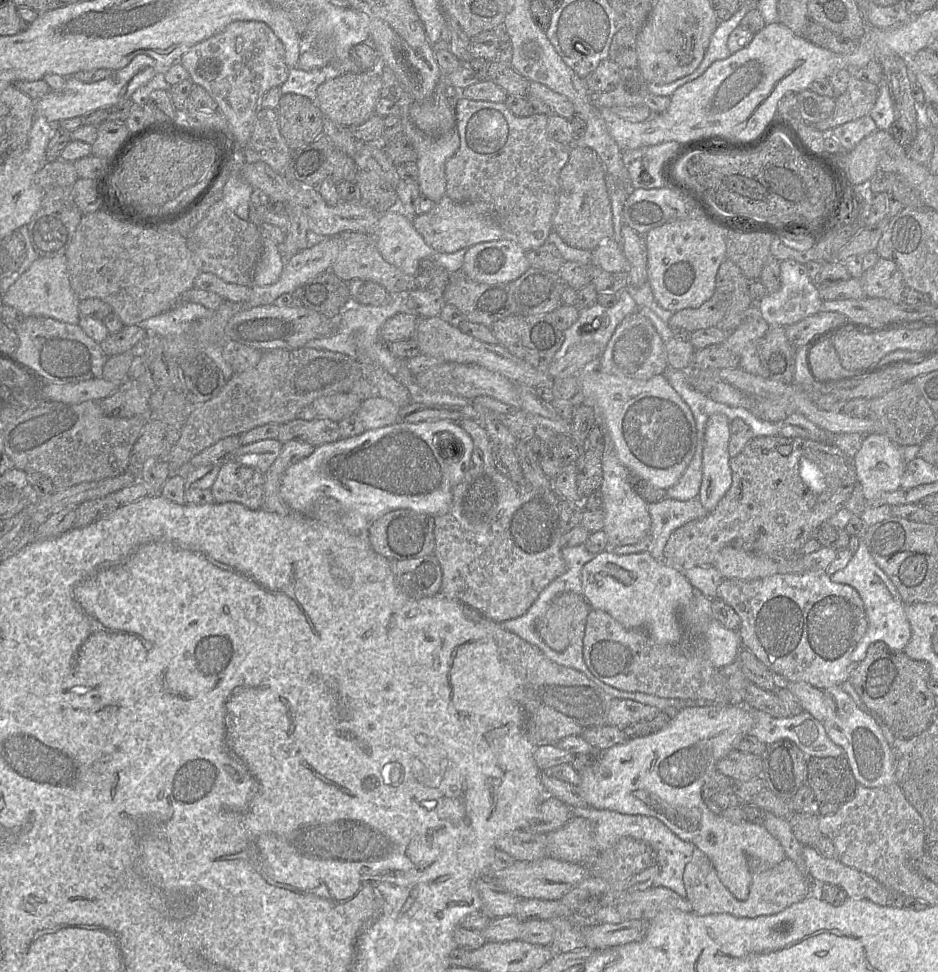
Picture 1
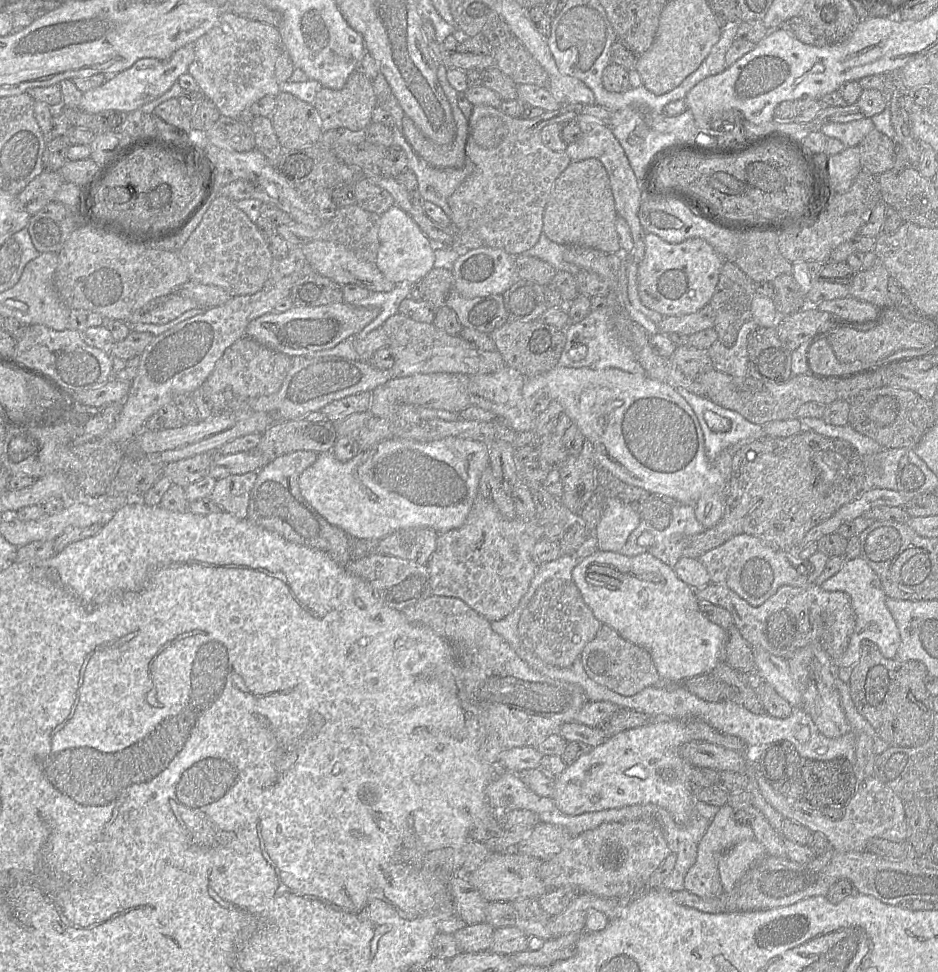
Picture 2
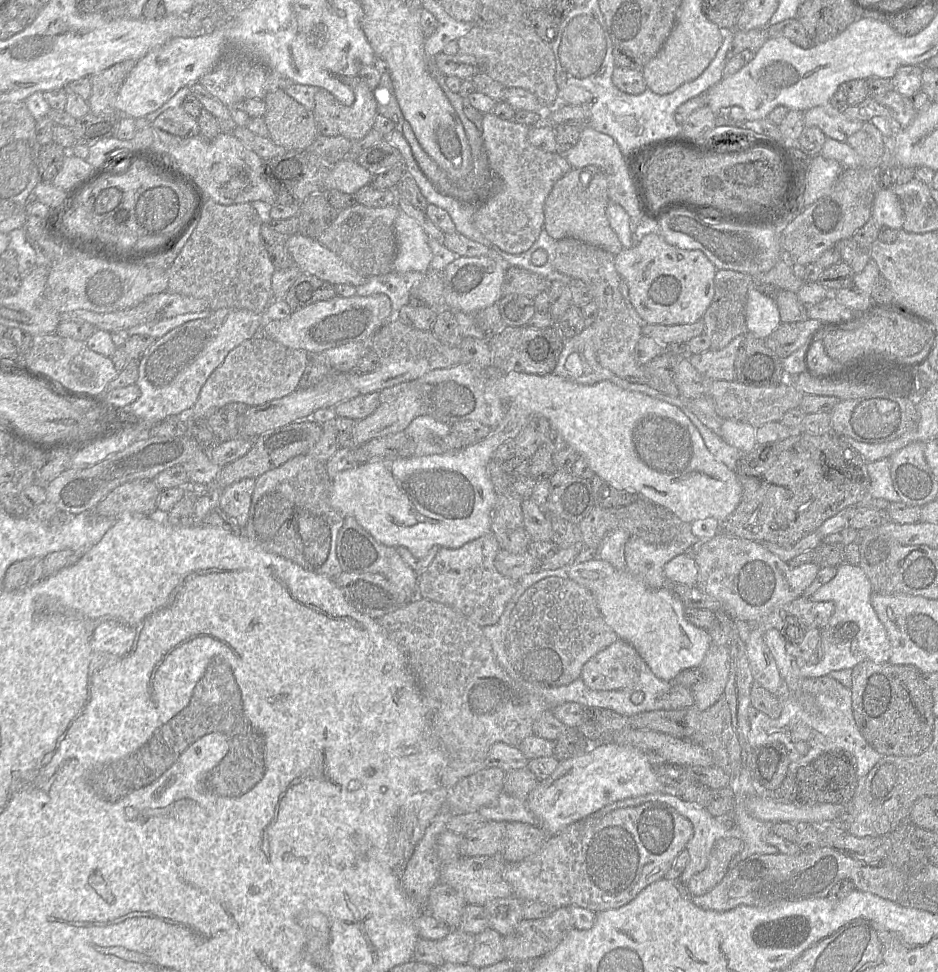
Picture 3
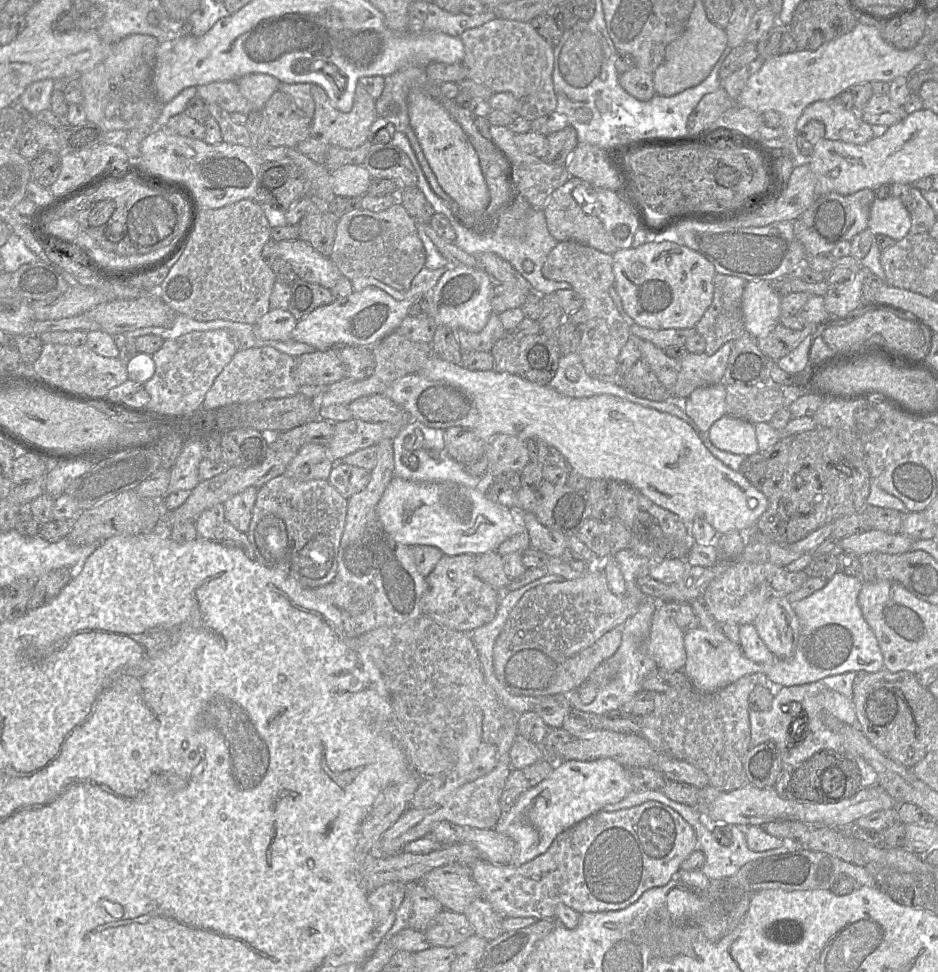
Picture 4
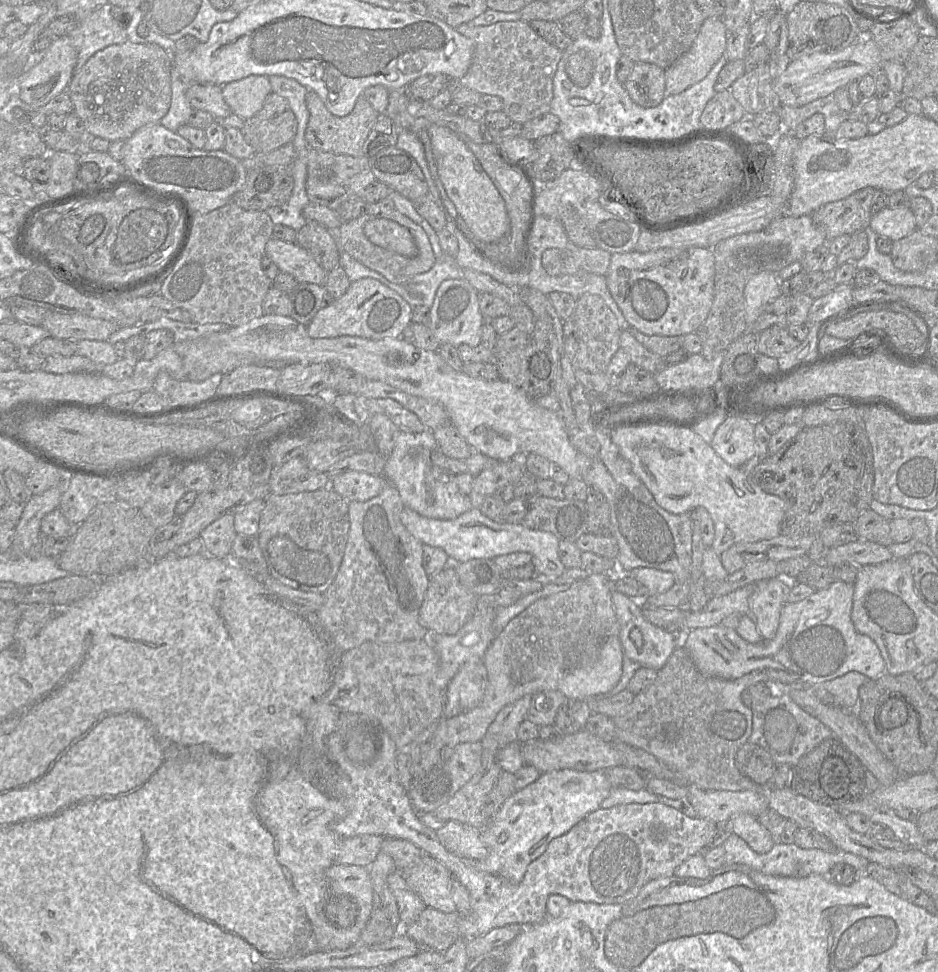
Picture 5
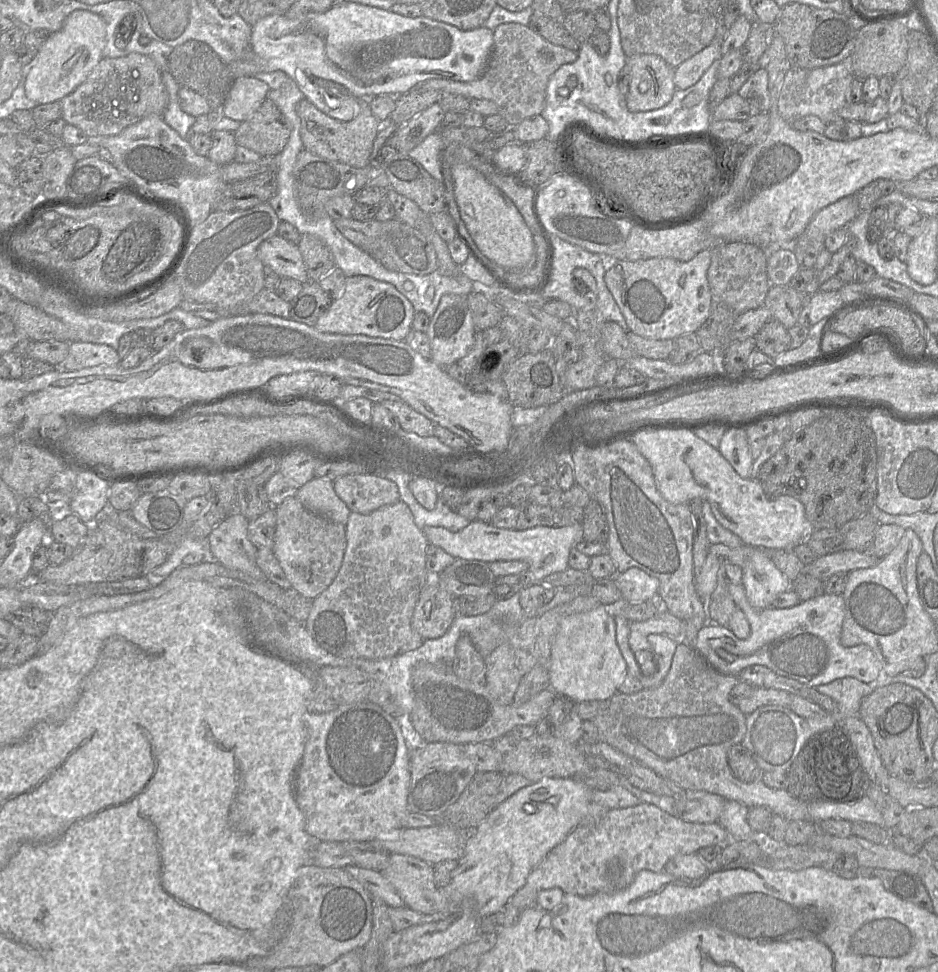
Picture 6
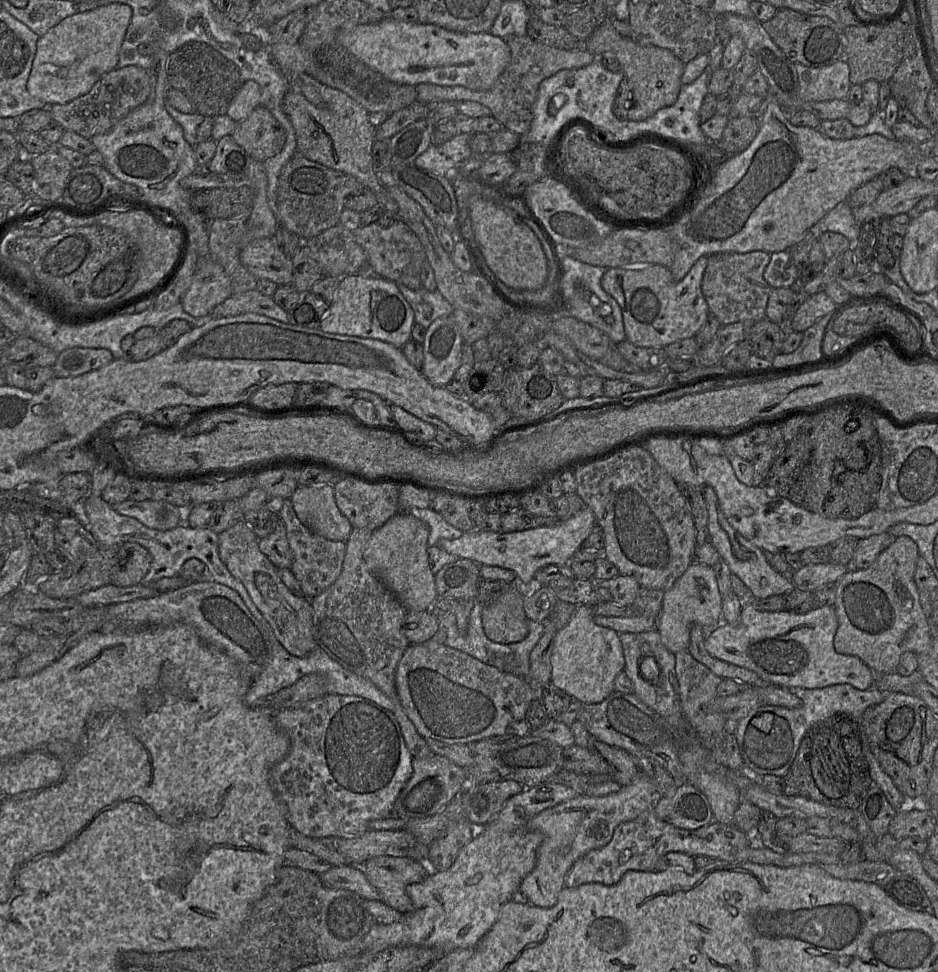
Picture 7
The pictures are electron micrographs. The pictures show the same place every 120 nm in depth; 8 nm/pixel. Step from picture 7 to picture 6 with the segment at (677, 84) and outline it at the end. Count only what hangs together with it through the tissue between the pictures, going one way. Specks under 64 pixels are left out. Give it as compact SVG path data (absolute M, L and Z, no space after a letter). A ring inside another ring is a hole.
M638 54L627 59L630 83L626 106L631 112L660 109L672 99L675 68L656 54Z

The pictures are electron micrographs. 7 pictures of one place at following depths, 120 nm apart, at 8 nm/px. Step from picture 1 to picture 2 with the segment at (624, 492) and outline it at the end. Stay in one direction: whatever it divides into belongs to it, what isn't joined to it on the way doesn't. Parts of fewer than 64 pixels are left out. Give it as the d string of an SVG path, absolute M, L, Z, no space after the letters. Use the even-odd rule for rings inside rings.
M614 497L605 498L601 518L594 531L598 549L621 553L640 522L640 515L634 505Z

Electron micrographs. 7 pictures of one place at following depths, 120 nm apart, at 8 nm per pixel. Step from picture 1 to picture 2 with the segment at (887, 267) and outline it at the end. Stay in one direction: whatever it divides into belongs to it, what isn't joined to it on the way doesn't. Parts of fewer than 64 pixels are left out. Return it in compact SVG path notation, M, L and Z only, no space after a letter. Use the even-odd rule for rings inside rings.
M876 257L869 269L856 272L850 283L850 296L879 307L889 302L889 279L889 272L881 260Z

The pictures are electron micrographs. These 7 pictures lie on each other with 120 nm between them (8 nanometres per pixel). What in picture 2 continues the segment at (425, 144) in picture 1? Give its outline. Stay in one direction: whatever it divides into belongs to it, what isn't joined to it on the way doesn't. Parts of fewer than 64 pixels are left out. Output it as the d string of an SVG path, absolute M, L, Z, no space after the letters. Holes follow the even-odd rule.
M395 124L391 129L393 131L393 144L401 147L406 153L408 169L416 175L422 198L441 207L451 219L452 214L448 198L472 173L473 164L470 159L466 156L466 162L462 168L436 168L413 150L403 136L403 132Z

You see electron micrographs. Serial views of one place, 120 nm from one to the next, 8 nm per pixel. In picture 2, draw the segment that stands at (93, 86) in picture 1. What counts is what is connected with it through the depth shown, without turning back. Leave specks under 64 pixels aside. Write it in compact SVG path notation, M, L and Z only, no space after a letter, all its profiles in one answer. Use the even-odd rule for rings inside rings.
M193 43L179 48L166 60L141 58L128 69L109 76L101 86L84 92L78 110L95 115L107 110L130 113L140 109L167 92L182 74L188 72L193 59Z

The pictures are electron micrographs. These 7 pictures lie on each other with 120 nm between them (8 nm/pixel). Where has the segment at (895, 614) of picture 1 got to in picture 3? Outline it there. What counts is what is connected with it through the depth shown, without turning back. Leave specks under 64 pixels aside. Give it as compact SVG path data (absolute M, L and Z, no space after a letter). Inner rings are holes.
M844 562L837 567L835 577L810 597L815 602L834 602L835 611L828 624L820 630L822 658L816 664L806 665L800 670L803 679L826 676L836 670L852 669L864 660L875 663L889 661L890 640L871 604L872 594L871 582L860 565Z

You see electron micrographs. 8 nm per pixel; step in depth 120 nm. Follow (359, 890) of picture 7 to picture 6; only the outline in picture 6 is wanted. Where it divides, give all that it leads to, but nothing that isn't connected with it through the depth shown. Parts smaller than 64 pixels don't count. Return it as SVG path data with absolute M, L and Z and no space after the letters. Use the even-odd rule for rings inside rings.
M347 865L344 869L368 891L371 897L384 901L389 907L404 907L404 902L394 886L379 870Z

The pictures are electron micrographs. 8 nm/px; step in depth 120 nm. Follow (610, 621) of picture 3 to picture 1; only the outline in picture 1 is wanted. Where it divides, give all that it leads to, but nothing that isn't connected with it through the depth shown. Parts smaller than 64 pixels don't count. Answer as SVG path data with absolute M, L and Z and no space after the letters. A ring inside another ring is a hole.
M604 550L592 557L581 570L583 596L592 609L603 610L628 629L643 629L656 642L677 646L684 639L684 629L679 621L679 611L688 605L694 594L694 587L682 570L666 561L658 561L648 552L616 554ZM712 619L703 636L706 658L716 668L733 663L742 648L738 631L725 628L718 620Z

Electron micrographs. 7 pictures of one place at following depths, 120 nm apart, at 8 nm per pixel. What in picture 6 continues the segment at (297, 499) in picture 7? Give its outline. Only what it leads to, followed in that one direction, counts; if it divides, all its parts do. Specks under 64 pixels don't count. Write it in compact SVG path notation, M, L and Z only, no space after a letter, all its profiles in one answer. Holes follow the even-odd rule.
M316 478L306 482L294 495L309 511L346 525L351 513L335 492L333 481Z

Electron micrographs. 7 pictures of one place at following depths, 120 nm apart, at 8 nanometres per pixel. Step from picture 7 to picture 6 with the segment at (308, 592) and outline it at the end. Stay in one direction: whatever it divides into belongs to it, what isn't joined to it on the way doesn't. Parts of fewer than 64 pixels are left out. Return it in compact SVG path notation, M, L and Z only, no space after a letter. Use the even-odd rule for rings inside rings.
M296 497L286 498L275 507L277 524L273 552L287 579L299 594L313 600L322 593L336 577L346 550L346 525L307 510Z

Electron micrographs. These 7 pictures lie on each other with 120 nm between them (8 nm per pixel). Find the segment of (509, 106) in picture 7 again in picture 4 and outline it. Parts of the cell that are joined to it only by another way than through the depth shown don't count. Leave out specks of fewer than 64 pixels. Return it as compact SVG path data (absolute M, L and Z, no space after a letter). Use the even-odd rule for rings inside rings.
M495 18L465 30L460 39L464 44L462 65L467 79L484 84L494 93L512 93L517 100L515 114L529 121L556 111L554 46L537 33L529 22Z

